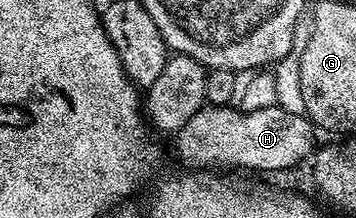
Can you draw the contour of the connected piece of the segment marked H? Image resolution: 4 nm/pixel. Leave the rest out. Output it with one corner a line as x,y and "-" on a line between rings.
230,106
200,108
195,118
176,132
177,148
193,170
213,170
216,164
225,168
254,168
257,172
281,172
284,168
293,168
314,155
315,128
309,117
300,111
281,107
251,112

